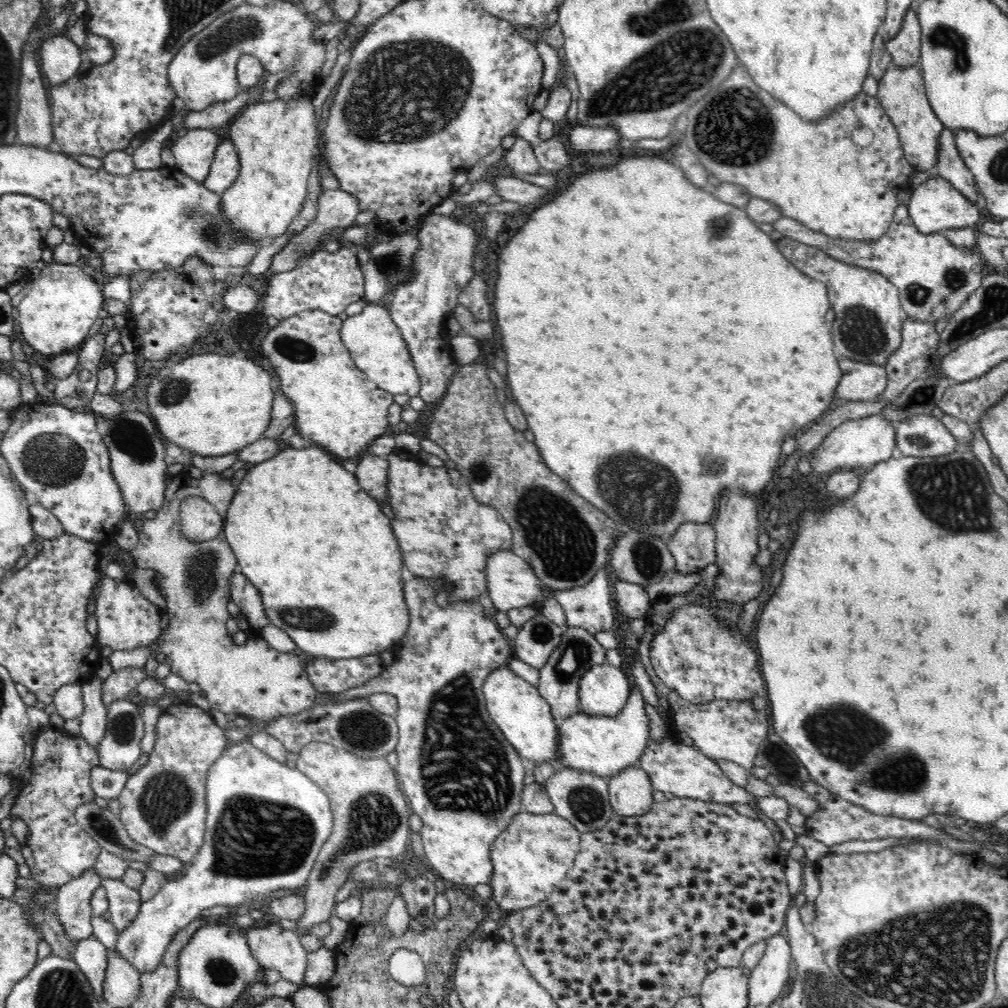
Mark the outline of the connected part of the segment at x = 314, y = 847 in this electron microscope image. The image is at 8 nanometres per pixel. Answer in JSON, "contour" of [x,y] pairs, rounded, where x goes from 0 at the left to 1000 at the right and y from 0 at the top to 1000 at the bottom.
{"contour":[[[247,734],[232,737],[222,744],[206,763],[203,781],[205,812],[202,836],[192,854],[186,859],[183,869],[168,873],[153,891],[140,895],[137,909],[123,923],[117,924],[113,944],[140,964],[155,962],[175,925],[190,913],[197,912],[202,903],[214,899],[227,899],[229,904],[242,898],[251,901],[252,895],[270,889],[267,886],[271,884],[302,881],[319,839],[330,826],[331,808],[325,789],[290,758],[268,752]]]}

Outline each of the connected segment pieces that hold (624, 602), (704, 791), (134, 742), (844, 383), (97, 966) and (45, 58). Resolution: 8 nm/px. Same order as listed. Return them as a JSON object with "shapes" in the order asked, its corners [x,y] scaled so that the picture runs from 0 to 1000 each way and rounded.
{"shapes":[[[[613,575],[607,583],[609,583],[608,589],[611,590],[615,607],[625,614],[641,614],[647,598],[640,582]]],[[[668,730],[662,732],[656,739],[651,739],[649,735],[643,734],[641,744],[635,748],[633,759],[645,769],[647,782],[655,786],[666,786],[669,790],[675,792],[689,792],[700,796],[714,796],[716,798],[743,798],[746,803],[754,810],[759,819],[766,825],[775,825],[768,814],[762,813],[762,810],[756,809],[749,802],[748,790],[738,781],[734,781],[722,770],[718,768],[714,760],[709,755],[696,748],[693,743],[686,739],[679,739]]],[[[128,693],[113,694],[106,703],[105,726],[95,744],[97,758],[115,766],[125,766],[143,750],[139,743],[141,732],[143,714],[139,699]]],[[[831,356],[835,368],[828,388],[831,398],[857,398],[873,394],[879,386],[881,370],[877,364],[843,356]]],[[[92,928],[85,933],[75,934],[76,938],[72,943],[72,951],[80,960],[84,969],[93,981],[93,986],[102,997],[103,970],[105,970],[107,941]]],[[[65,33],[47,38],[39,52],[42,69],[51,85],[67,82],[78,73],[80,50]]]]}

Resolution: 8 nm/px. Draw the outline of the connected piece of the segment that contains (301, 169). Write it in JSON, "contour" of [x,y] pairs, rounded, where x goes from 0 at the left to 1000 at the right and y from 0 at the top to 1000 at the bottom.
{"contour":[[[308,94],[292,95],[288,99],[261,102],[252,98],[247,101],[232,118],[228,120],[228,140],[232,142],[238,156],[238,173],[232,183],[219,192],[219,207],[231,228],[256,242],[265,241],[281,234],[286,224],[294,217],[306,192],[308,171],[313,170],[318,154],[317,127],[308,100]]]}

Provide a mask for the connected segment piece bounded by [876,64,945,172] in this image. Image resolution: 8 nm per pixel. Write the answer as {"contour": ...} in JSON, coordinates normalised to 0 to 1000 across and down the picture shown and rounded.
{"contour":[[[883,63],[879,67],[875,79],[871,79],[869,97],[887,122],[895,149],[907,169],[926,171],[929,163],[931,163],[931,156],[929,156],[929,153],[931,153],[931,135],[934,134],[938,126],[927,113],[919,95],[913,66],[907,64],[901,65],[901,67],[893,67]]]}

